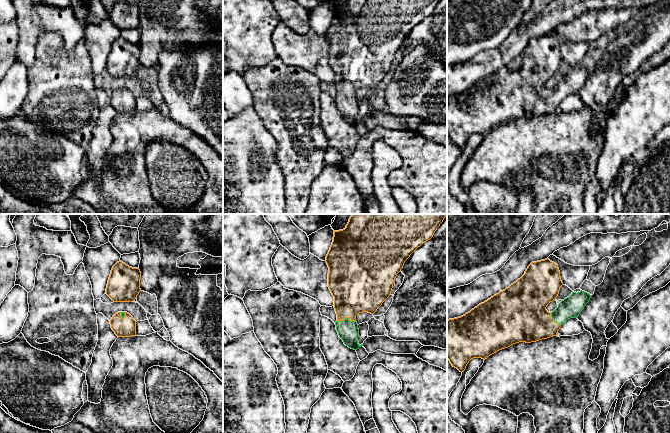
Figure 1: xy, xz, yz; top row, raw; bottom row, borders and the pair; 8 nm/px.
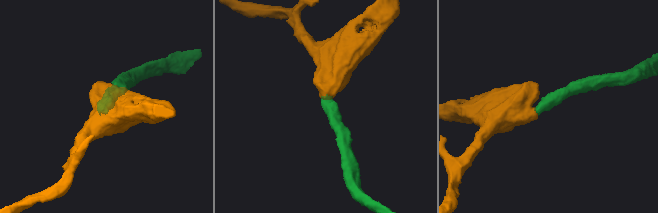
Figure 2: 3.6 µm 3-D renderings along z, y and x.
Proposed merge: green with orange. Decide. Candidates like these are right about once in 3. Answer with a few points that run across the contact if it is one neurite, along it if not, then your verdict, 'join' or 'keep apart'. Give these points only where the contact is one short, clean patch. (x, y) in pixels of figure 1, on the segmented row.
line xz (348, 331), (346, 318), (347, 303), (356, 289); join

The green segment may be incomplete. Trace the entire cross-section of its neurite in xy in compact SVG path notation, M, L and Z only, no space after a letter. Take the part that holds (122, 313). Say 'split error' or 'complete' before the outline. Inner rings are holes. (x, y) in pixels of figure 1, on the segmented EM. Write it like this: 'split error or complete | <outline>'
split error | M118 312L113 315L110 324L118 337L136 336L136 321L127 312Z

